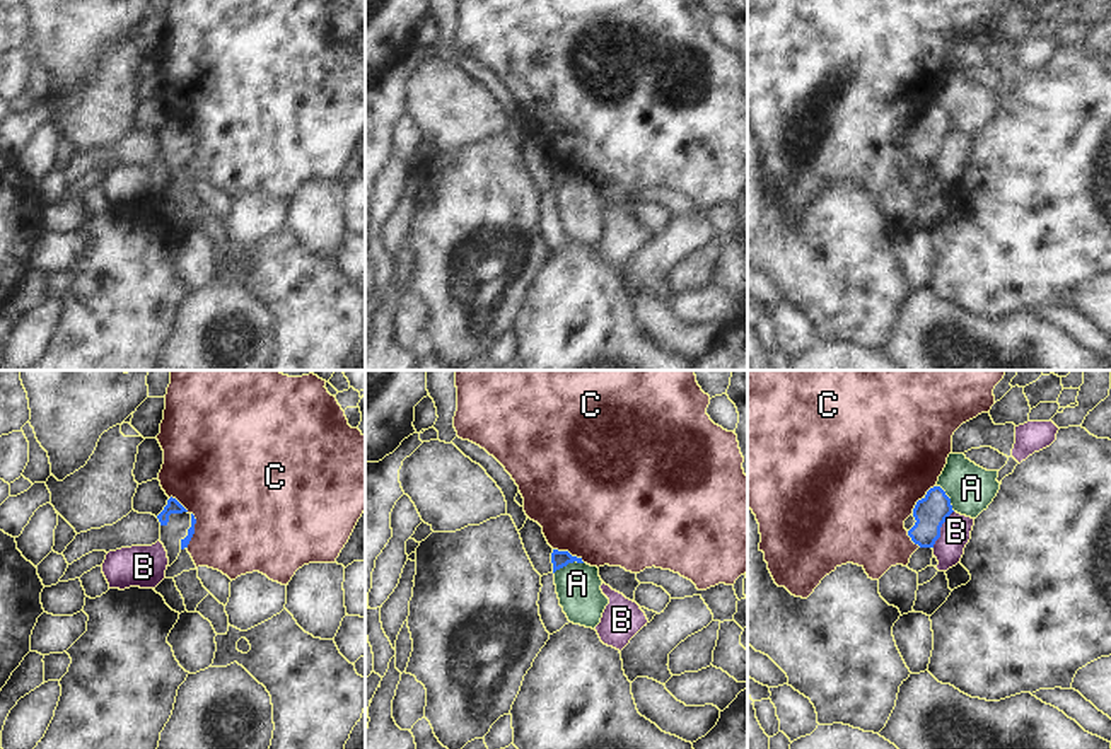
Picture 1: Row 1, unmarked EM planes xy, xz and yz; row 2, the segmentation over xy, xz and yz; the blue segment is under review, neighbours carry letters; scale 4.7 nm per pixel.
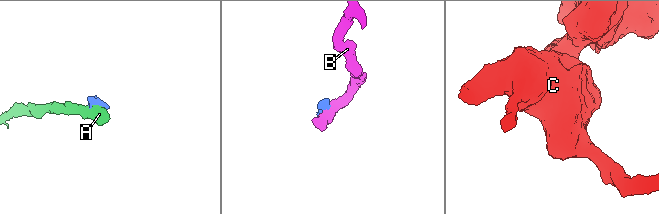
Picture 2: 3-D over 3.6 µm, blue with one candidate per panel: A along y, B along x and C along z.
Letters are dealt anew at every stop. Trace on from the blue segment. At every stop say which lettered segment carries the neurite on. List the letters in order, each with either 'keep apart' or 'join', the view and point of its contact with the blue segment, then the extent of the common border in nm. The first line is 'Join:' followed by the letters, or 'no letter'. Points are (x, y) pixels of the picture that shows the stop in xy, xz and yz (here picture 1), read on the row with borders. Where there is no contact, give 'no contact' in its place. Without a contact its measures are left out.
Join: no letter
A: keep apart | xz (567, 563) | 150 nm
B: keep apart | yz (939, 529) | 200 nm
C: keep apart | xy (193, 531) | 180 nm

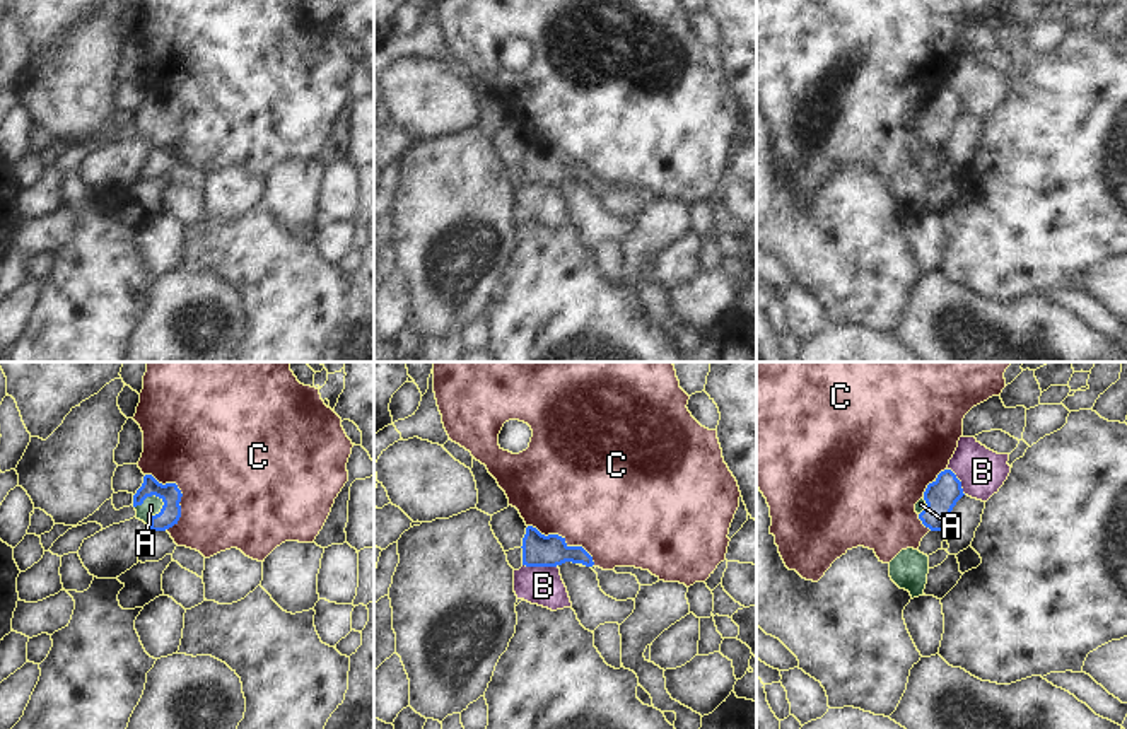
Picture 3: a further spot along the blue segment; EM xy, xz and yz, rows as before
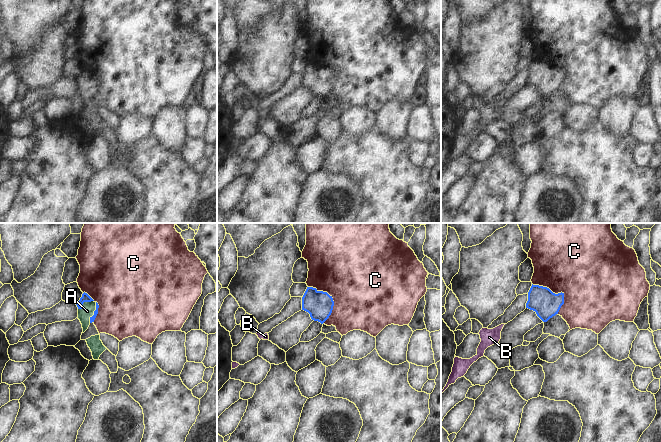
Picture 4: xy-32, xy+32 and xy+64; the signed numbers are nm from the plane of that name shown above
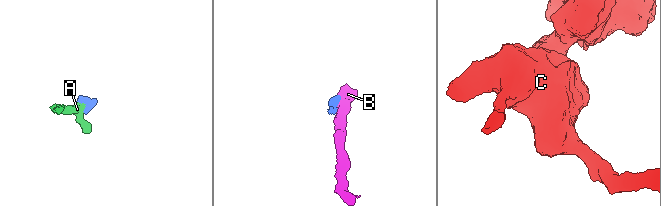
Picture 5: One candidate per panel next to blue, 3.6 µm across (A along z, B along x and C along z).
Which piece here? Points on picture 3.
Join: A
A: join | xy (161, 511) | 160 nm
B: keep apart | xz (540, 565) | 170 nm
C: keep apart | xy (180, 492) | 300 nm

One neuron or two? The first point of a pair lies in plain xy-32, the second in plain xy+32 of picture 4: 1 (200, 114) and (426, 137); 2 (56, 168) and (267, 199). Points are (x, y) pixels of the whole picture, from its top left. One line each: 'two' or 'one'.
1: one
2: one

